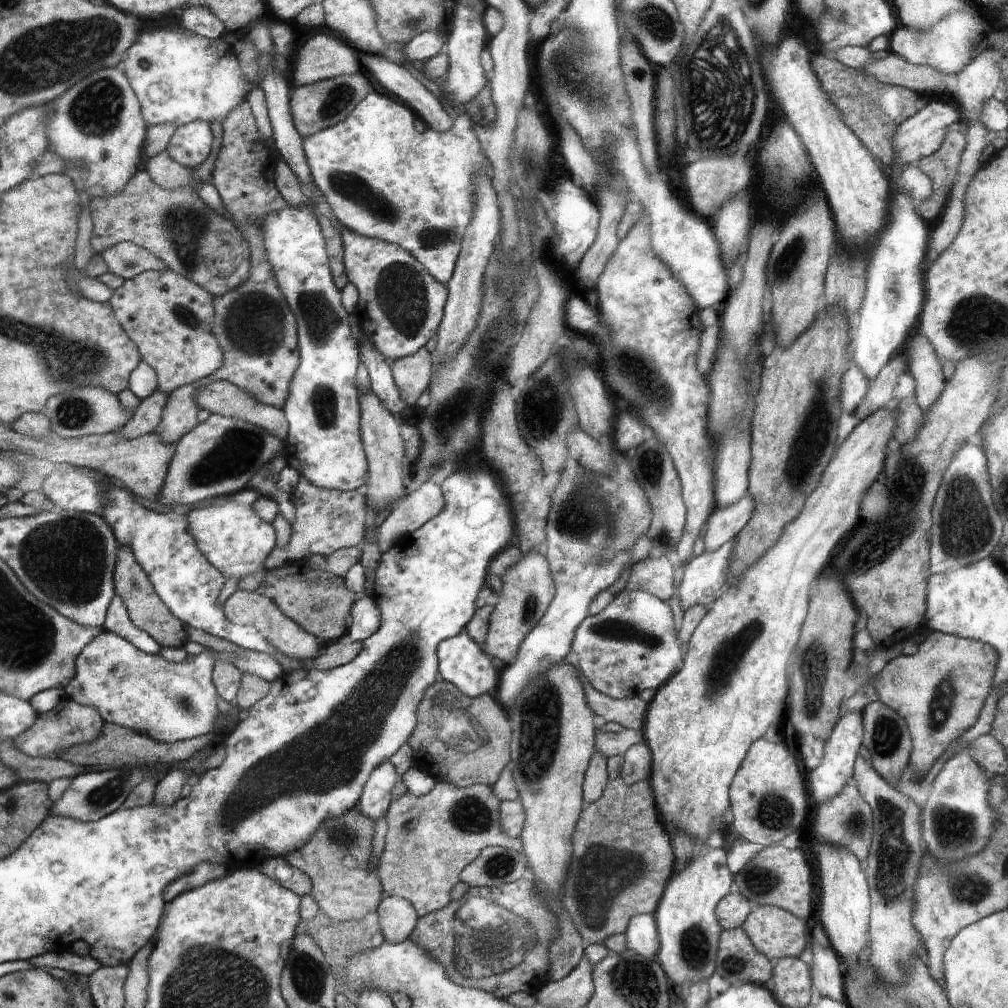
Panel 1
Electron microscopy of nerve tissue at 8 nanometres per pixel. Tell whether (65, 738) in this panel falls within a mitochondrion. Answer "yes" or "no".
no

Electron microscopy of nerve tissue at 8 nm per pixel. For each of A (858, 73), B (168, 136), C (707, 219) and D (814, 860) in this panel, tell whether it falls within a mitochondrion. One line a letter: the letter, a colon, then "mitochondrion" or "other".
A: other
B: other
C: other
D: other

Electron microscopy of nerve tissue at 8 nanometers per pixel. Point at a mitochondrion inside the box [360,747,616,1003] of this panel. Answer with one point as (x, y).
(491, 940)

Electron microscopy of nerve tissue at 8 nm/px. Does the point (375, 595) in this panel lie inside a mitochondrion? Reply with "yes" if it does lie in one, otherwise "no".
no

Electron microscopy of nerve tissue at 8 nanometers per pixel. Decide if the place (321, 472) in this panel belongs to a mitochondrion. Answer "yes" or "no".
no

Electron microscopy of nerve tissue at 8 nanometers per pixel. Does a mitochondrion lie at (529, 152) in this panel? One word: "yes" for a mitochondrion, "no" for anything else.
yes

